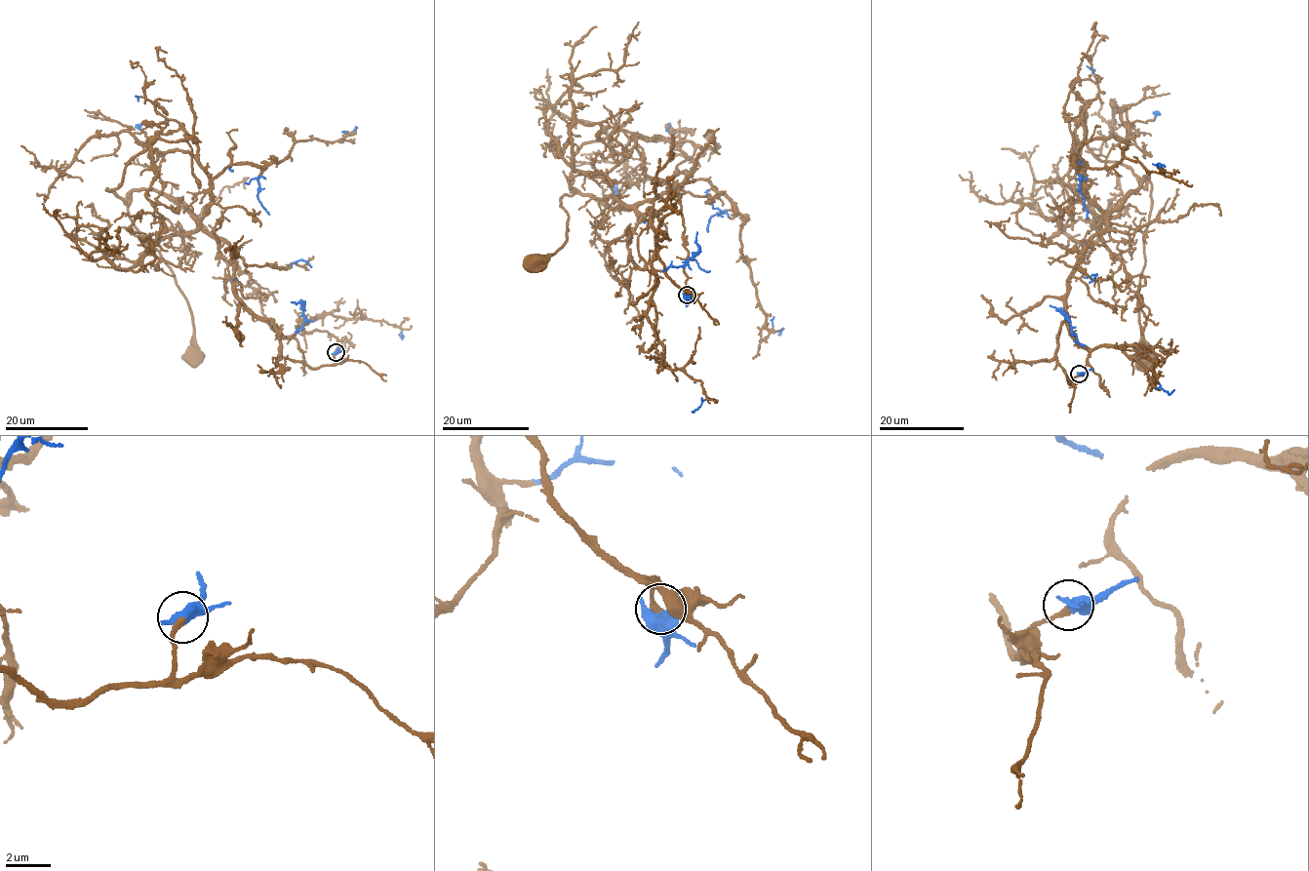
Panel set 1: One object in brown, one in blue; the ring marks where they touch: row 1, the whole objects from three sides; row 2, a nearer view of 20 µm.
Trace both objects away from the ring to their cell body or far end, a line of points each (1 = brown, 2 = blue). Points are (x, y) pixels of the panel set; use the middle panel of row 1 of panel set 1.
1: (687, 295), (657, 249), (666, 237), (649, 211), (660, 211), (577, 192), (559, 200), (566, 241), (536, 266)
2: (687, 295), (673, 267), (700, 252), (709, 270), (695, 261), (709, 219), (721, 211), (706, 191), (614, 187)

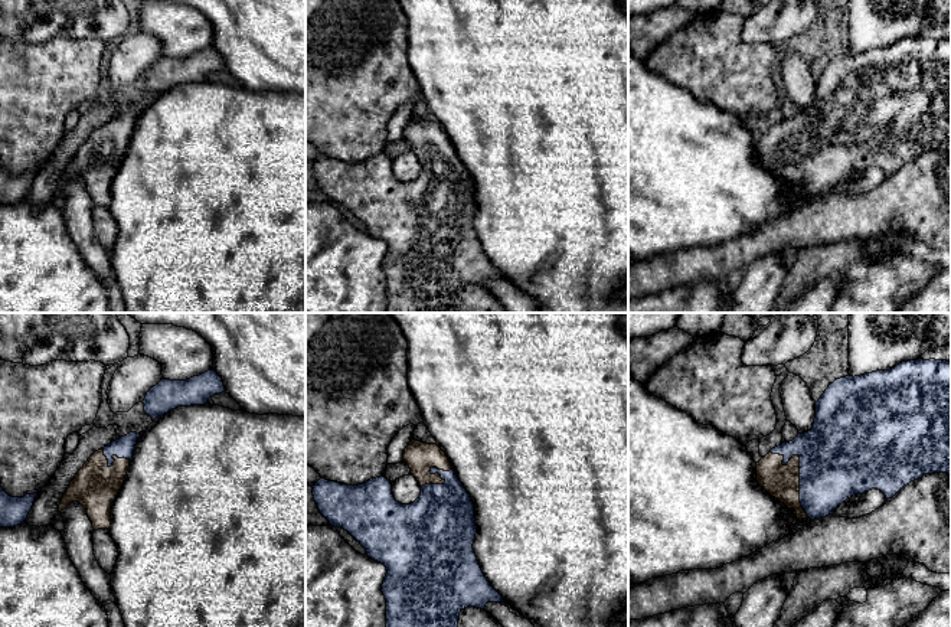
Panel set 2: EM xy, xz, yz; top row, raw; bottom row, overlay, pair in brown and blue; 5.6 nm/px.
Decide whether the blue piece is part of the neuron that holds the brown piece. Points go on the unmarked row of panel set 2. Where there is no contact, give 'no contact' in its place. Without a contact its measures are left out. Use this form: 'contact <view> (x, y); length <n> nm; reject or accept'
contact yz (798, 149); length 440 nm; reject

